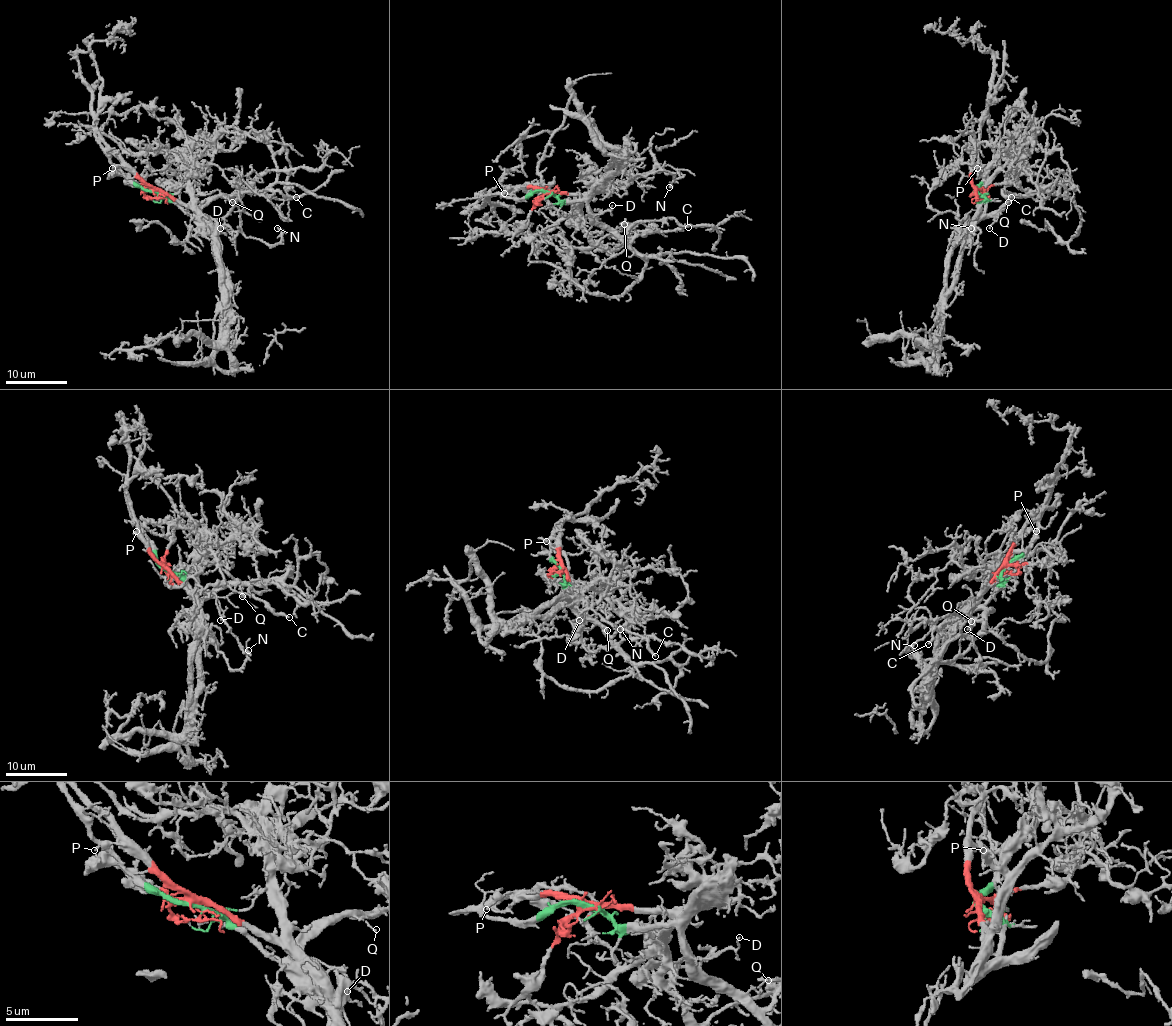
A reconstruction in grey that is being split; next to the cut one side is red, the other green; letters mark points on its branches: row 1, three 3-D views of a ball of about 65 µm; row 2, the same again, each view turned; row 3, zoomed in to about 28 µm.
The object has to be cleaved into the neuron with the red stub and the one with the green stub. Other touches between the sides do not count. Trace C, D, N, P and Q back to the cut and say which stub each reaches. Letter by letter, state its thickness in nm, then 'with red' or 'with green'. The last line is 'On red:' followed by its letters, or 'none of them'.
C: 160 nm | with green
D: 100 nm | with green
N: 130 nm | with red
P: 140 nm | with red
Q: 120 nm | with green
On red: N, P

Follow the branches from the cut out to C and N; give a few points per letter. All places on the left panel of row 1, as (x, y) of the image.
C: (154, 192), (169, 198), (188, 213), (196, 213), (206, 202), (222, 196), (245, 192), (281, 192), (296, 196)
N: (154, 190), (163, 190), (192, 206), (216, 227), (228, 224), (268, 244), (281, 240), (277, 227)

